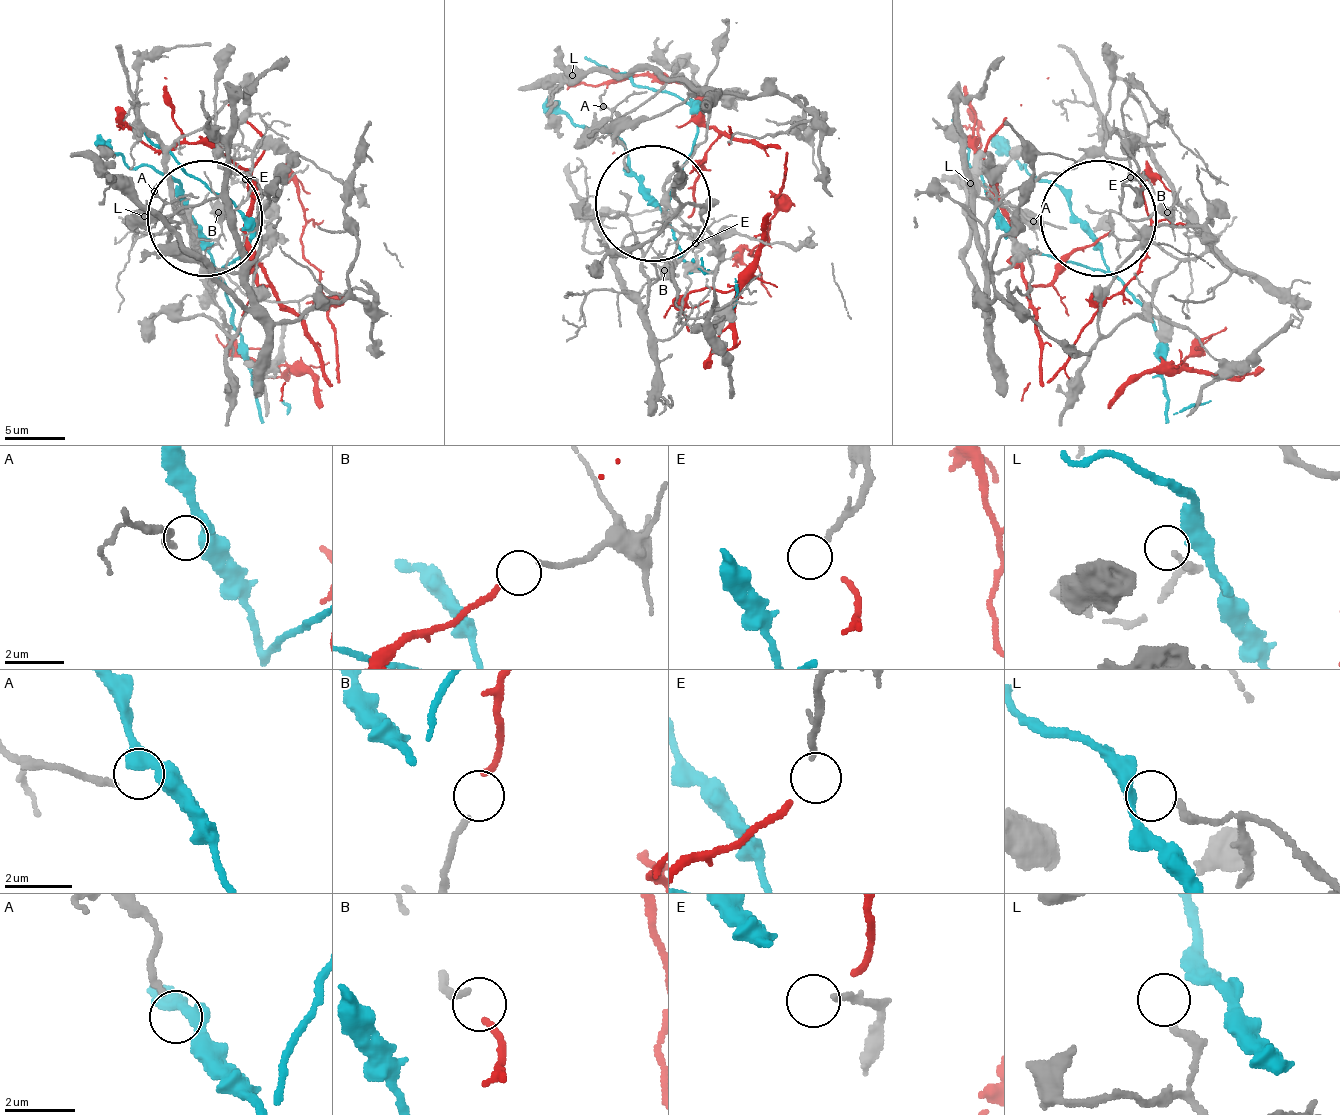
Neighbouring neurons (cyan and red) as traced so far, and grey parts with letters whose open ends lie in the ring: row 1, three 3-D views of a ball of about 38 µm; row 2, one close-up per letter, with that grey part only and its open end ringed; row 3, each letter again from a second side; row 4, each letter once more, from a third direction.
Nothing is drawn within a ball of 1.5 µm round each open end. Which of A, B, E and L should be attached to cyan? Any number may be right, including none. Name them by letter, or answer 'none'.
none

